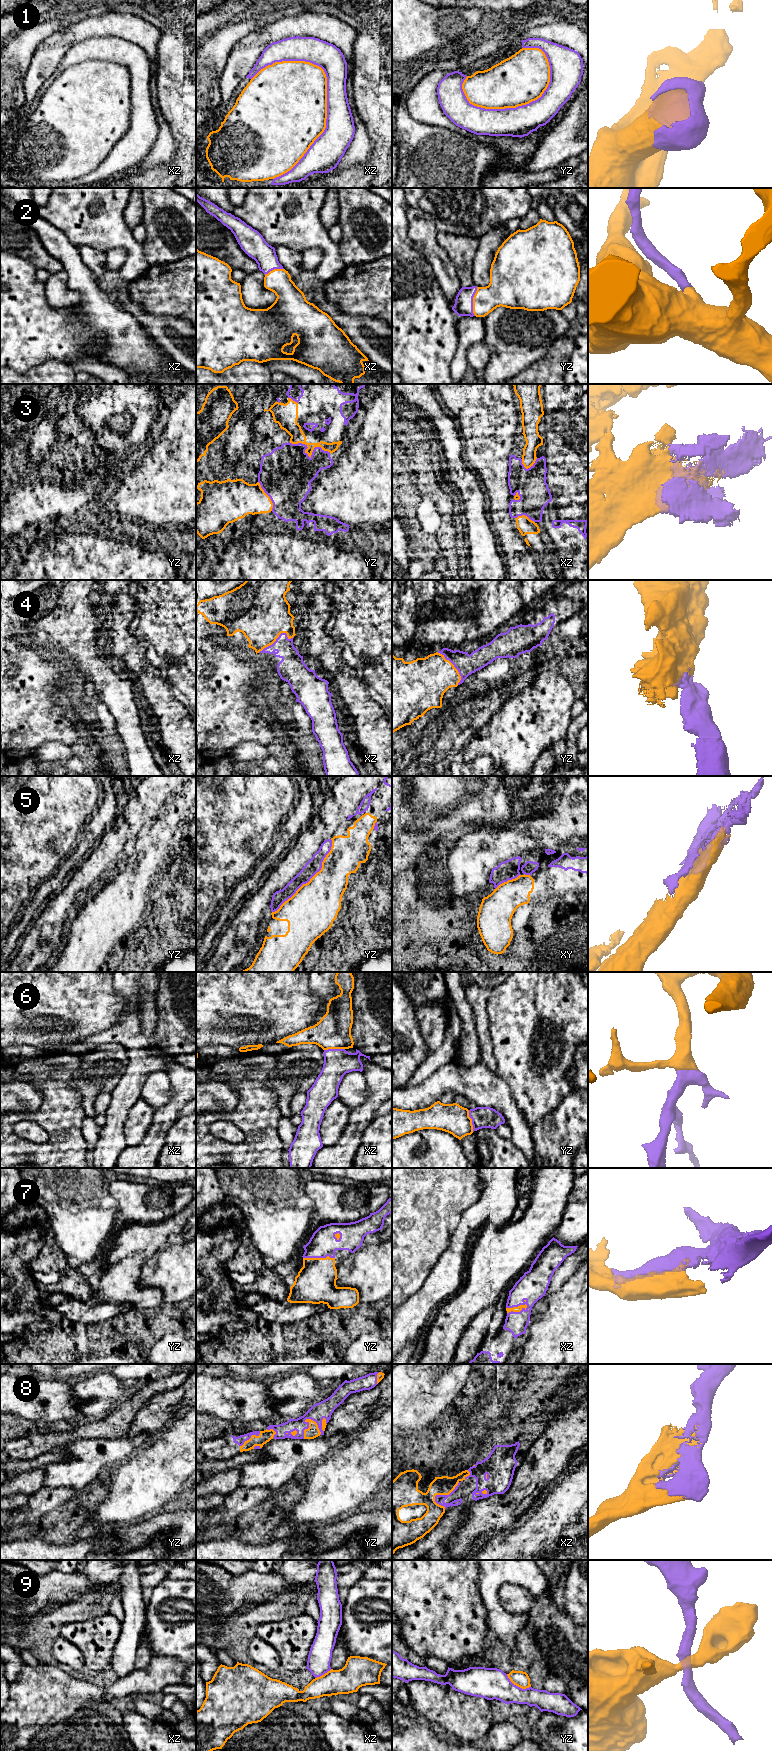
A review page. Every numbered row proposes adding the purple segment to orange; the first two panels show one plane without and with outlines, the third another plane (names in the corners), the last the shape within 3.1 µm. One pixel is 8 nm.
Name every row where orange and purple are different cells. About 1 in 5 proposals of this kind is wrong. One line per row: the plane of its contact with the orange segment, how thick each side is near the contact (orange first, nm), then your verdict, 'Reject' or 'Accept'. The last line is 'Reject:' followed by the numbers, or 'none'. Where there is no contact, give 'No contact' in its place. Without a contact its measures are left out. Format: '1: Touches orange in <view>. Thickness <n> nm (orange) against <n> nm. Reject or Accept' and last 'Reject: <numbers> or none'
1: Touches orange in xz. Thickness 500 nm (orange) against 260 nm. Reject
2: Touches orange in yz. Thickness 240 nm (orange) against 150 nm. Accept
3: Touches orange in yz. Thickness 110 nm (orange) against 420 nm. Accept
4: Touches orange in xz. Thickness 460 nm (orange) against 190 nm. Accept
5: Touches orange in yz. Thickness 380 nm (orange) against 120 nm. Accept
6: Touches orange in yz. Thickness 240 nm (orange) against 180 nm. Accept
7: Touches orange in xz. Thickness 50 nm (orange) against 240 nm. Accept
8: Touches orange in yz. Thickness 100 nm (orange) against 140 nm. Accept
9: Touches orange in yz. Thickness 130 nm (orange) against 260 nm. Reject
Reject: 1, 9

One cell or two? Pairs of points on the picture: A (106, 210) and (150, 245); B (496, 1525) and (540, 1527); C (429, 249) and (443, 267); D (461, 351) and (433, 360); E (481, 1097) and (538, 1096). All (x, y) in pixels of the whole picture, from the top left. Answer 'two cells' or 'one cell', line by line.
A: two cells
B: two cells
C: one cell
D: two cells
E: two cells

